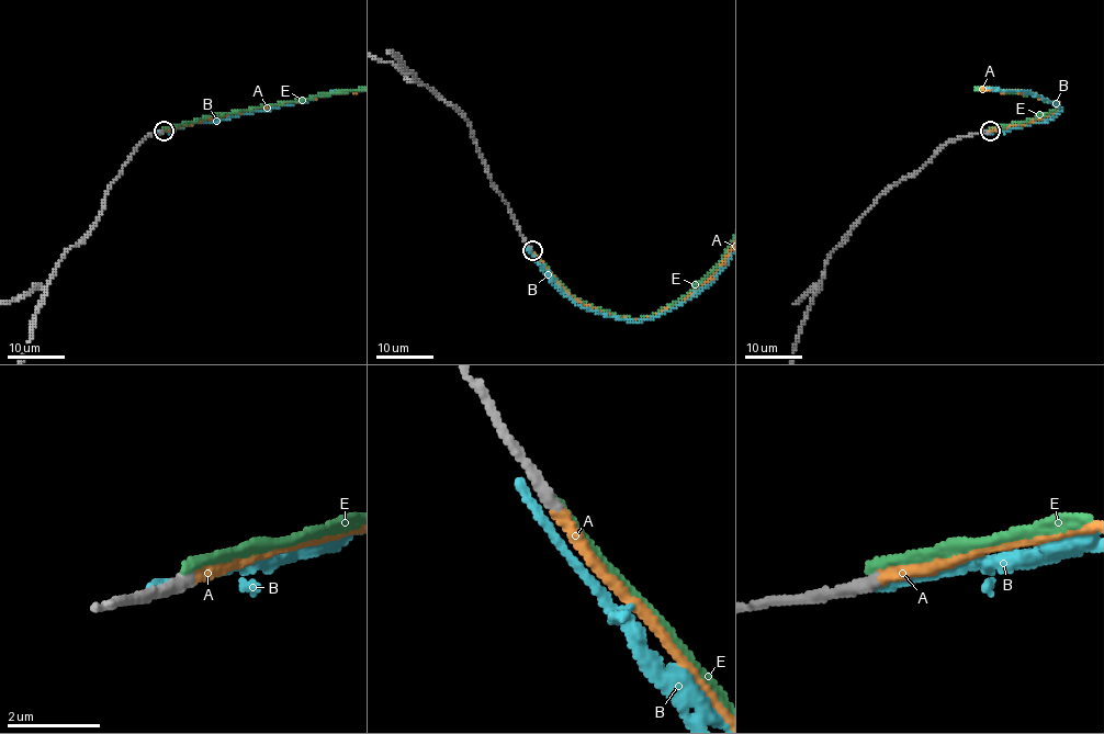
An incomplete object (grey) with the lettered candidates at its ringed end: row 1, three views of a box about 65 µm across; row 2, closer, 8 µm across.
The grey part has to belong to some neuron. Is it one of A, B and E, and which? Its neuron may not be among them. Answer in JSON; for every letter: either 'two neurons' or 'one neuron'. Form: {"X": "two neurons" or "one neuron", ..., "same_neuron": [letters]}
{"A": "one neuron", "B": "two neurons", "E": "two neurons", "same_neuron": ["A"]}

